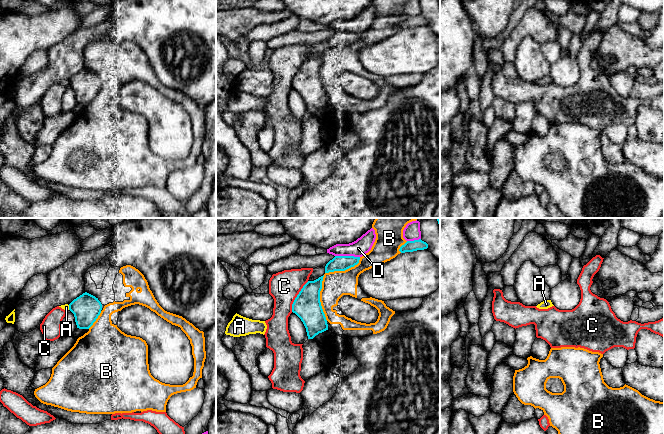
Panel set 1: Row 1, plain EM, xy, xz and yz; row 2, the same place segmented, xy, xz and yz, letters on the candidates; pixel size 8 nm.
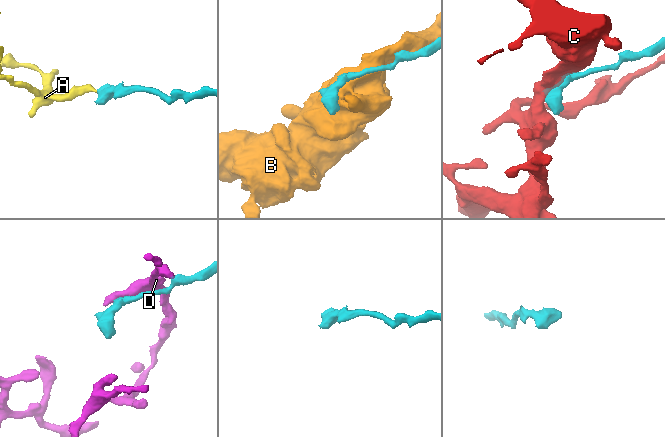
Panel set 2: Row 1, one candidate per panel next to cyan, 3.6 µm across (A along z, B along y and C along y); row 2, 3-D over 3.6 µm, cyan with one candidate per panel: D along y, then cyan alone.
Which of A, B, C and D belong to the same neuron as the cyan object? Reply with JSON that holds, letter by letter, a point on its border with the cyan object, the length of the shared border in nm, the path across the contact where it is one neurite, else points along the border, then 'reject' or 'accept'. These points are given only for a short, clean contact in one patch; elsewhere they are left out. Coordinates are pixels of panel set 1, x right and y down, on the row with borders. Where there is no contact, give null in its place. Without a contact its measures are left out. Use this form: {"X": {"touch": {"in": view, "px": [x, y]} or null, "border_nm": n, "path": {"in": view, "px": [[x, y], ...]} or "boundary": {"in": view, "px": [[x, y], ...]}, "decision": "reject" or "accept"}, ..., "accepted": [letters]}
{"A": {"touch": {"in": "xy", "px": [69, 307]}, "border_nm": 40, "boundary": {"in": "xy", "px": [[68, 305], [69, 309]]}, "decision": "reject"}, "B": {"touch": {"in": "xz", "px": [319, 298]}, "border_nm": 360, "decision": "reject"}, "C": {"touch": {"in": "xz", "px": [297, 296]}, "border_nm": 280, "decision": "reject"}, "D": {"touch": {"in": "xz", "px": [347, 256]}, "border_nm": 200, "decision": "reject"}, "accepted": []}

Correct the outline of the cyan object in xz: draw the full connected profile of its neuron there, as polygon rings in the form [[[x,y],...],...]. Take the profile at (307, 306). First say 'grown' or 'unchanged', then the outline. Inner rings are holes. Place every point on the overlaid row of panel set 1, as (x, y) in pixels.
unchanged; [[[323,276],[308,281],[292,304],[292,312],[303,322],[308,339],[328,330],[328,324],[320,302]]]

